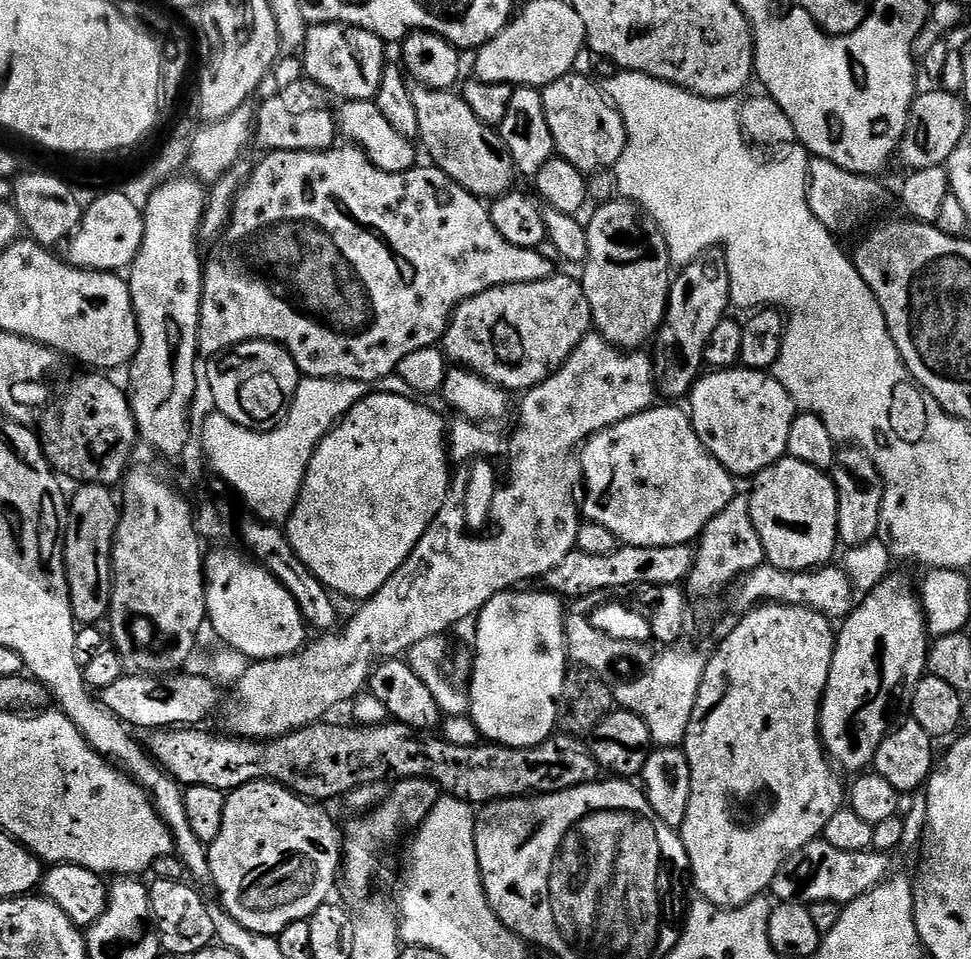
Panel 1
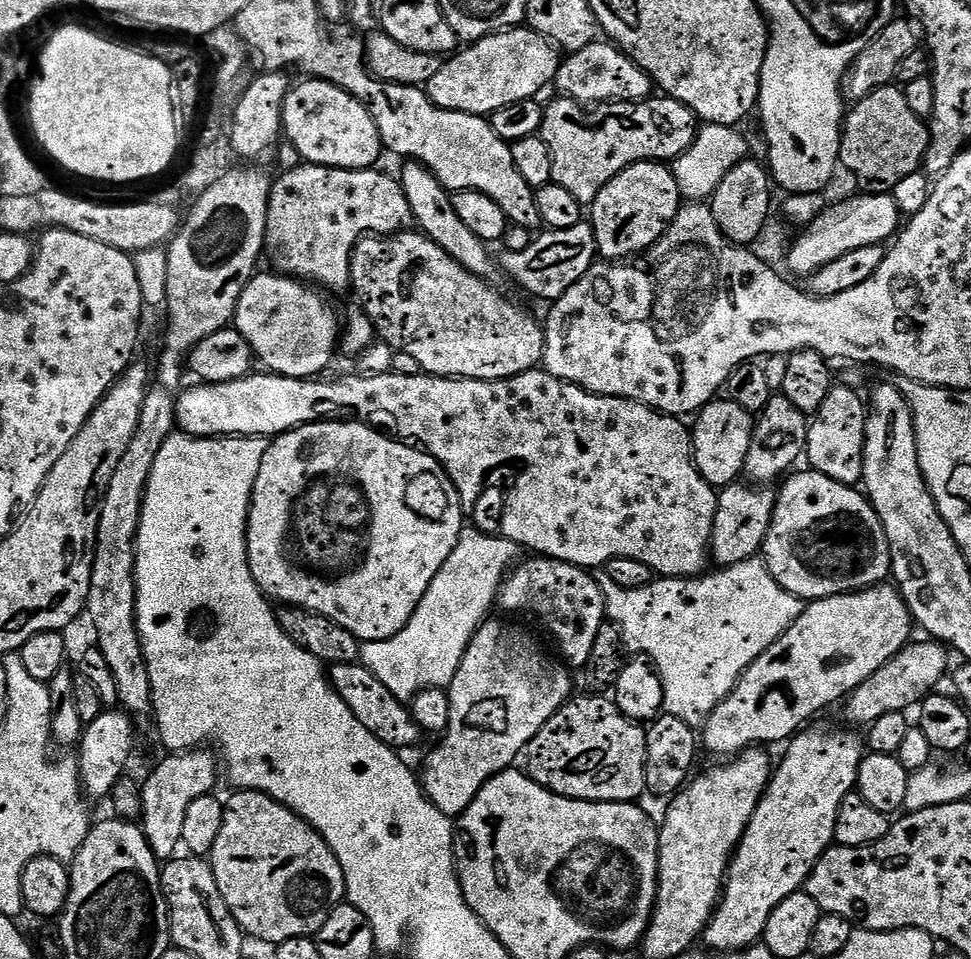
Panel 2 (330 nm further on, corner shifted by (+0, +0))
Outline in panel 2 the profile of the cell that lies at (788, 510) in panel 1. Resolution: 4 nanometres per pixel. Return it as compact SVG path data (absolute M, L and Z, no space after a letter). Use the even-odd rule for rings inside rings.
M799 472L779 485L776 509L764 539L762 559L772 577L805 602L885 583L892 575L890 542L867 495L821 472Z

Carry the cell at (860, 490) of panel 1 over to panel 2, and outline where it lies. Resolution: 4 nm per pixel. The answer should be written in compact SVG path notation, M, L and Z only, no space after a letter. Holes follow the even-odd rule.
M837 383L826 394L826 402L811 417L808 425L808 450L811 471L826 474L826 478L834 478L834 482L859 485L864 478L864 443L866 442L866 426L868 410L866 400L852 388Z

